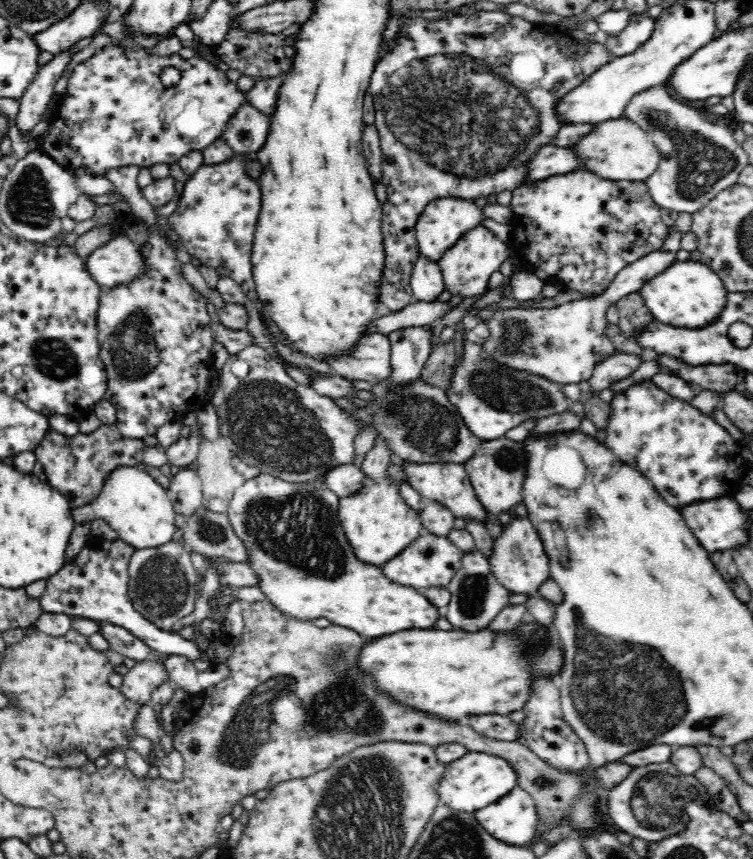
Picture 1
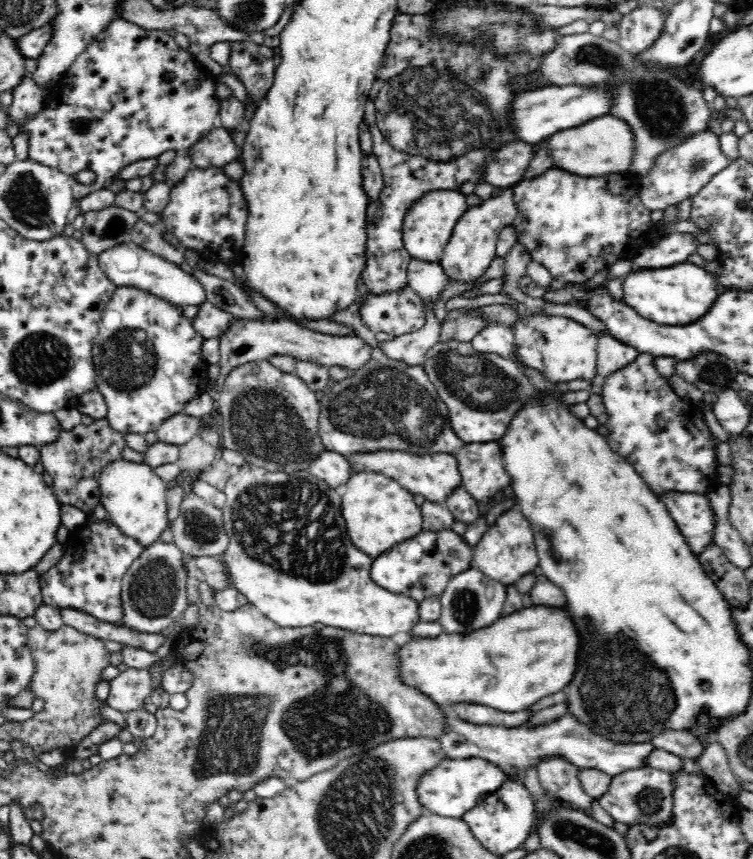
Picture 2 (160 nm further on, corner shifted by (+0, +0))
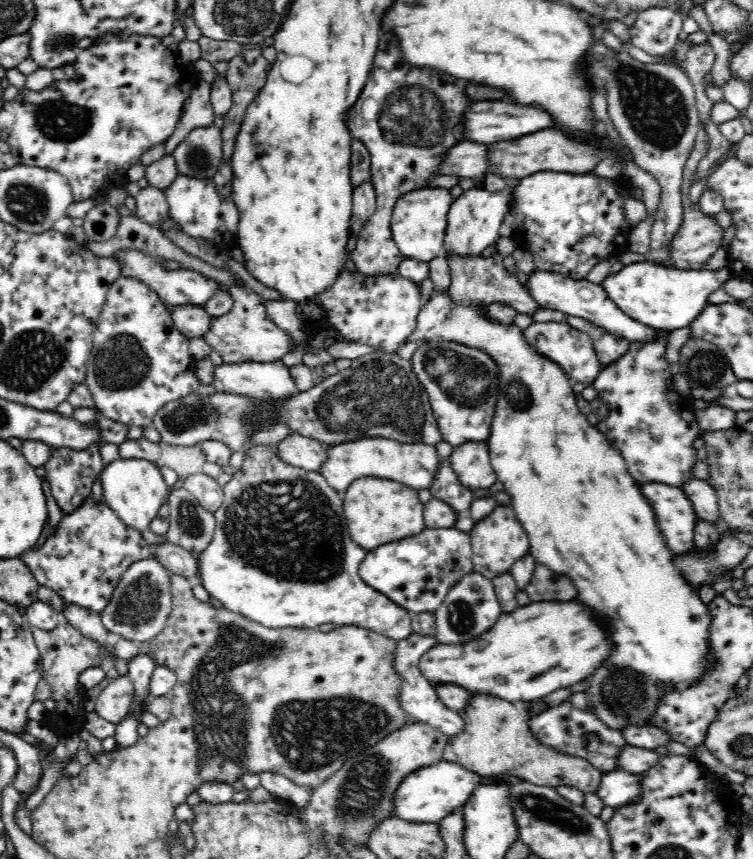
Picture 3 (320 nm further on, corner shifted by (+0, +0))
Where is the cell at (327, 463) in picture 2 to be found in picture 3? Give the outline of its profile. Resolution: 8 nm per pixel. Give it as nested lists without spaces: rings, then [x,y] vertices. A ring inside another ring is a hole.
[[[293,431],[276,444],[276,455],[282,462],[306,470],[317,471],[326,460],[324,445],[314,438]]]

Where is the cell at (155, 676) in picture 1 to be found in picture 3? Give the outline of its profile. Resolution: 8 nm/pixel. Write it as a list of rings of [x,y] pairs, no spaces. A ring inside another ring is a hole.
[[[126,673],[116,679],[98,694],[94,700],[94,711],[98,717],[114,725],[119,724],[130,710],[134,700],[134,685]]]

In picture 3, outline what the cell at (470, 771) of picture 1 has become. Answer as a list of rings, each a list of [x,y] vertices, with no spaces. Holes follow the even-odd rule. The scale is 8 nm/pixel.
[[[439,760],[432,766],[418,769],[402,778],[394,792],[390,814],[410,823],[437,823],[452,810],[460,806],[463,808],[472,790],[481,784],[482,776],[466,770],[458,763]]]

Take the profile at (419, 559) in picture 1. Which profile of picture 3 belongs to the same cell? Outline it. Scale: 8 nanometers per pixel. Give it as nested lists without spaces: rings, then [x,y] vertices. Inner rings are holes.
[[[456,526],[445,529],[426,528],[418,536],[404,537],[402,540],[388,542],[384,546],[377,546],[374,550],[370,550],[358,566],[358,575],[367,586],[384,594],[391,602],[401,606],[408,613],[430,612],[432,614],[446,600],[452,587],[456,586],[463,576],[473,572],[470,556],[472,556],[472,549],[468,532],[460,531]]]

